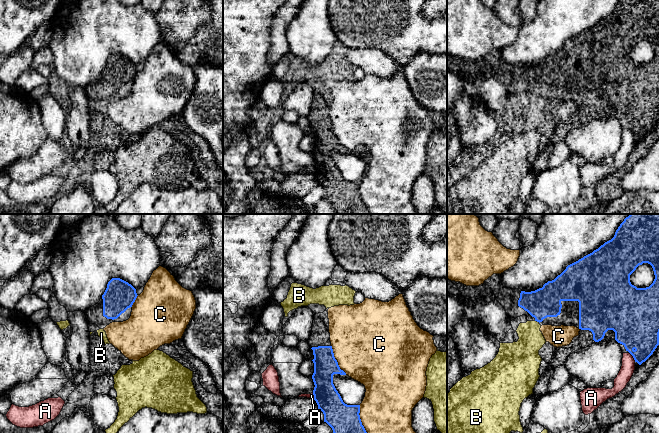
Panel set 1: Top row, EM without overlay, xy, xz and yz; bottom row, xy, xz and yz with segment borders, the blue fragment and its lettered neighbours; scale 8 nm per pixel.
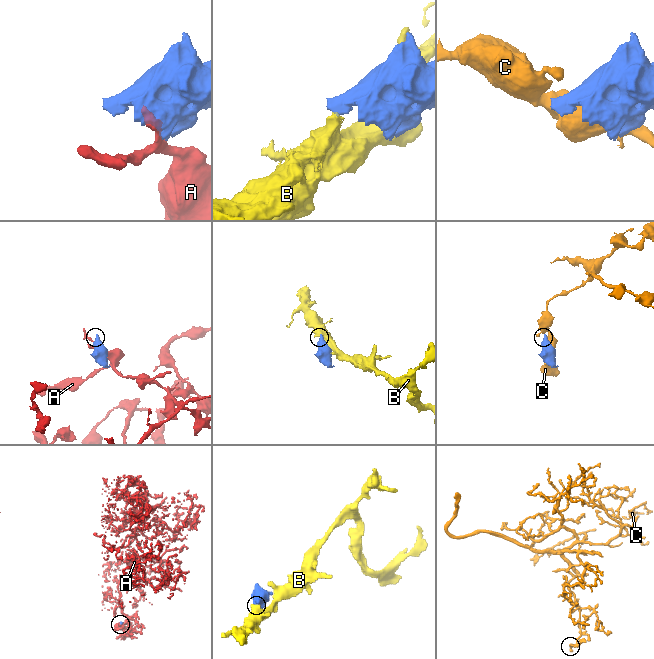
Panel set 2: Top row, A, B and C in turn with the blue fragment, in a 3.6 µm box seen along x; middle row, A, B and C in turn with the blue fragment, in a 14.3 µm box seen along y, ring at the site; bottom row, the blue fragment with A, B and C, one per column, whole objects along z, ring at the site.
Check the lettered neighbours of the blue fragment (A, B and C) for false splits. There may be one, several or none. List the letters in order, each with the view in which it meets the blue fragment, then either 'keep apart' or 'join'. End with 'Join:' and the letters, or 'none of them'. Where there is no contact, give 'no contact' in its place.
A: yz | keep apart
B: yz | join
C: xz | keep apart
Join: B

